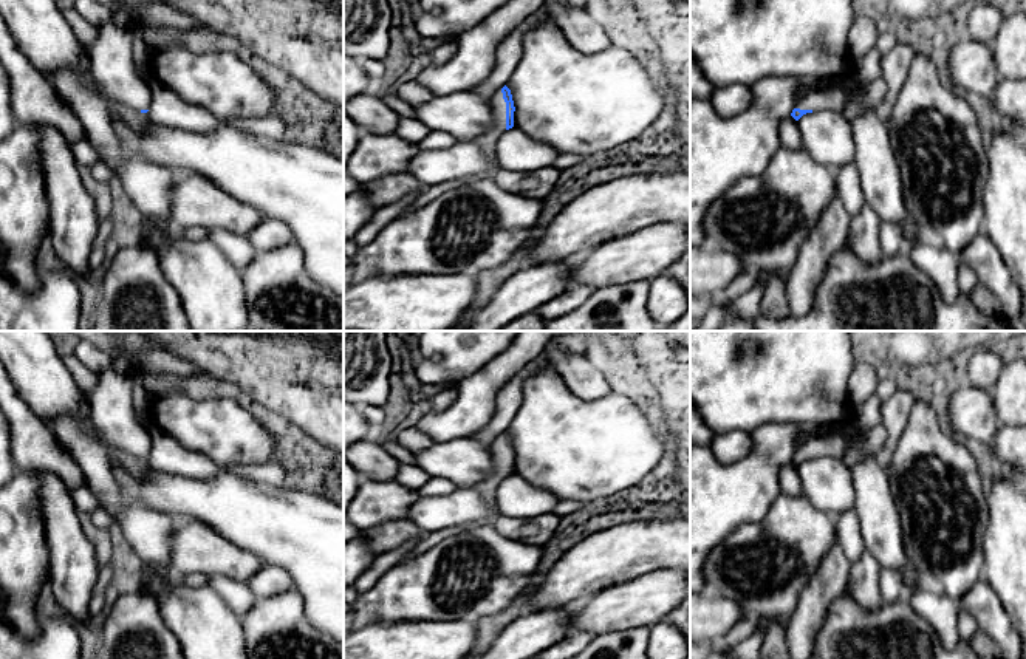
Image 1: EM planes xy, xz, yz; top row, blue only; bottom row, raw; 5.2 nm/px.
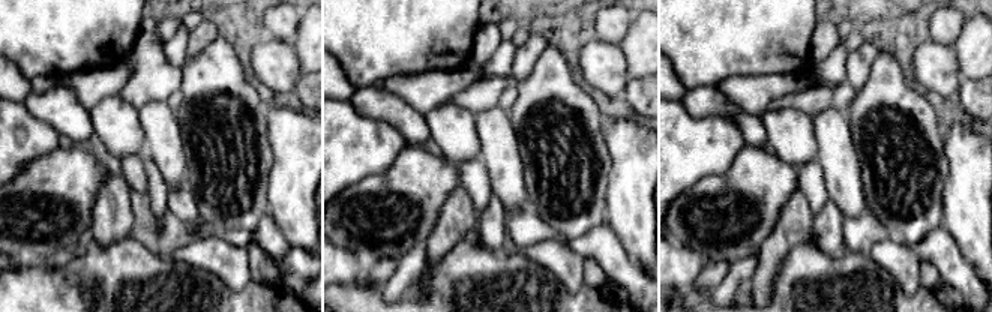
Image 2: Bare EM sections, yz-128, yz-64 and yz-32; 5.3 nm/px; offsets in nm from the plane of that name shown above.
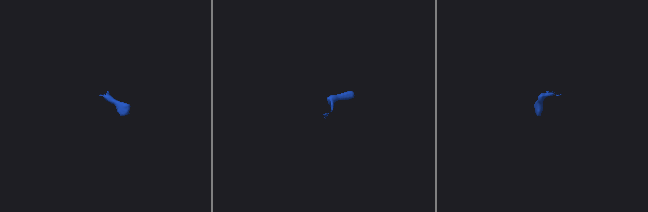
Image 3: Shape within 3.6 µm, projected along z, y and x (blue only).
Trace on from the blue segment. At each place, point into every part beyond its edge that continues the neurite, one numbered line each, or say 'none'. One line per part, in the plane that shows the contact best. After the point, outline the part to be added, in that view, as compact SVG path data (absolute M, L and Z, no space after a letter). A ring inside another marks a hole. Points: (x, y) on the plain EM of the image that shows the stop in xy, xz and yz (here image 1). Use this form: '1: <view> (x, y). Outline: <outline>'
1: xz (488, 488). Outline: M501 436L492 444L492 456L494 472L483 483L472 487L491 504L495 503L495 490L498 484L506 478L506 449Z

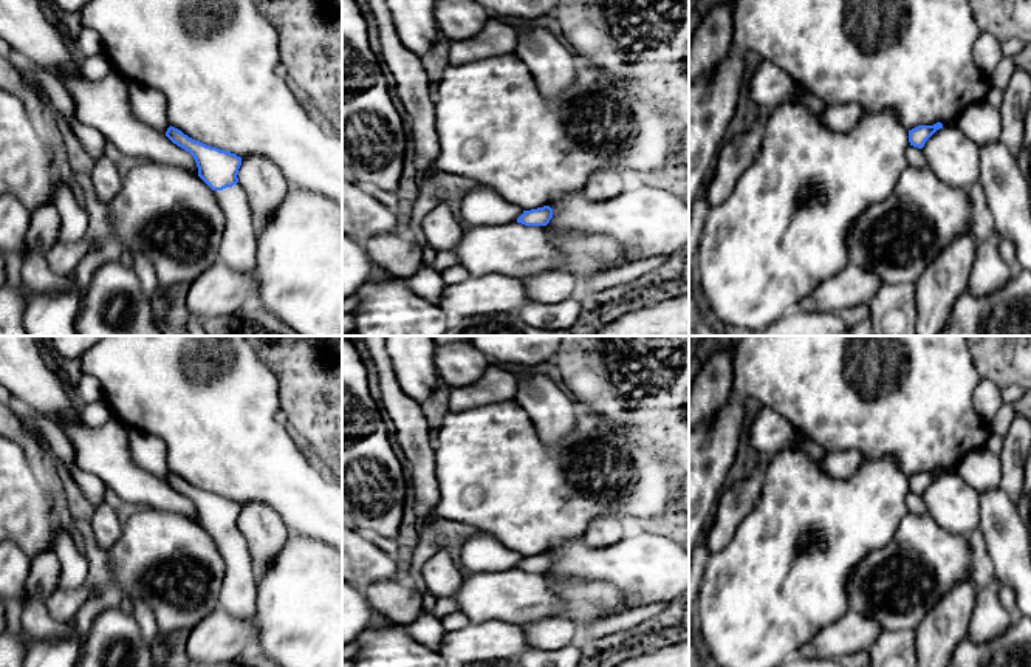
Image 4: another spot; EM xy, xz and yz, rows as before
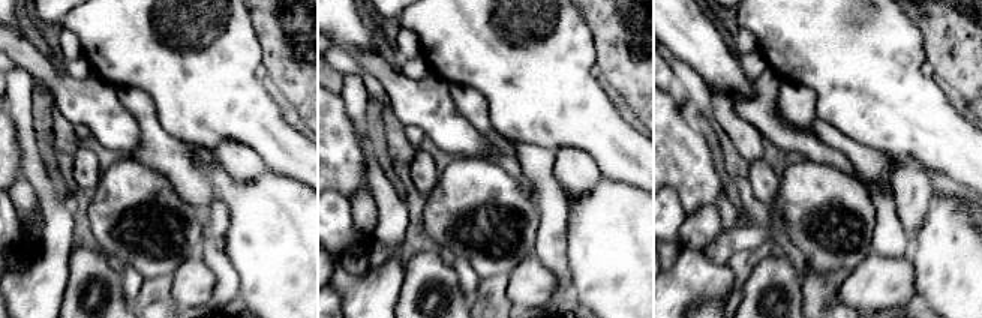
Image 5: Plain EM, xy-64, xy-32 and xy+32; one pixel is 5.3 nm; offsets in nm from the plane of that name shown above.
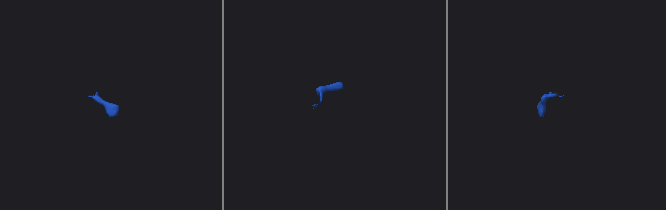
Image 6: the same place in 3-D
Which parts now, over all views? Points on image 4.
1: xy (237, 596). Outline: M238 529L212 539L226 565L220 590L220 607L248 621L255 614L257 599L257 577L252 570L248 543Z

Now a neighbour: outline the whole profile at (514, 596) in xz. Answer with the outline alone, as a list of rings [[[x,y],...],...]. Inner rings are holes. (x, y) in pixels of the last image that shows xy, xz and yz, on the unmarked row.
[[[512,568],[464,576],[452,596],[471,622],[505,621],[516,625],[562,617],[581,628],[629,608],[608,582],[556,577]]]

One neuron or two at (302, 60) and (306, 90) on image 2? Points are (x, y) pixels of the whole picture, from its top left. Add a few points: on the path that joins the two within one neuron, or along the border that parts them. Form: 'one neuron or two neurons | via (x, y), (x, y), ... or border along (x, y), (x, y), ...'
two neurons | border along (306, 72), (294, 89)

